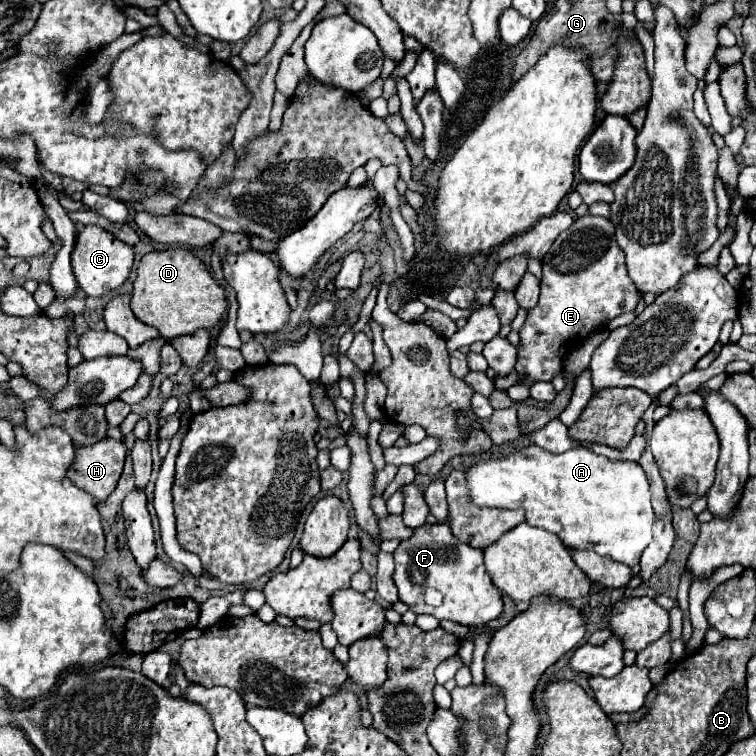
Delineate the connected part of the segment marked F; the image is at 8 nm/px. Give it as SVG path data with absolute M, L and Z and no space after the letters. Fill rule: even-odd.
M423 524L413 530L413 536L399 544L395 550L395 574L393 580L399 588L399 600L407 604L415 614L431 614L437 620L453 620L463 626L485 626L487 622L499 618L503 612L503 600L495 584L483 566L483 550L469 546L453 536L449 524ZM435 590L441 594L441 606L427 602L427 592Z

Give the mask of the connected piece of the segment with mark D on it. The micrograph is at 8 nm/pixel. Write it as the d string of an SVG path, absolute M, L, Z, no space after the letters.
M173 248L143 256L133 284L131 308L137 320L157 328L163 338L173 340L199 328L215 328L227 316L227 296L197 256L189 250Z

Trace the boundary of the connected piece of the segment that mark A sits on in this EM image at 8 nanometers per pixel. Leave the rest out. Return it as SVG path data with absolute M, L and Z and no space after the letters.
M527 446L515 450L507 456L481 458L471 464L465 472L469 498L477 506L485 508L503 508L503 510L525 510L525 522L529 526L545 528L557 534L567 550L593 550L601 556L611 556L617 562L635 566L643 548L651 542L651 524L655 512L651 508L649 480L643 468L637 462L607 460L591 452L589 448L577 446L563 454L551 454L539 446Z

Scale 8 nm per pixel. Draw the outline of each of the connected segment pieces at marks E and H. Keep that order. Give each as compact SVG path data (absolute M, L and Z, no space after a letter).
M585 214L583 218L577 218L571 228L567 228L551 246L551 252L543 258L543 280L541 280L541 296L539 304L527 312L527 320L519 332L521 336L521 346L519 346L519 358L515 371L521 376L520 383L533 386L535 382L551 382L557 374L563 370L563 359L573 344L583 342L589 338L591 332L601 330L613 320L615 316L623 312L631 312L637 308L643 292L635 286L635 282L627 274L627 264L625 264L625 254L619 248L615 240L615 226L611 220Z
M113 438L91 444L91 448L77 448L75 464L71 466L69 476L97 502L105 502L117 486L117 480L123 472L125 456L125 444Z

